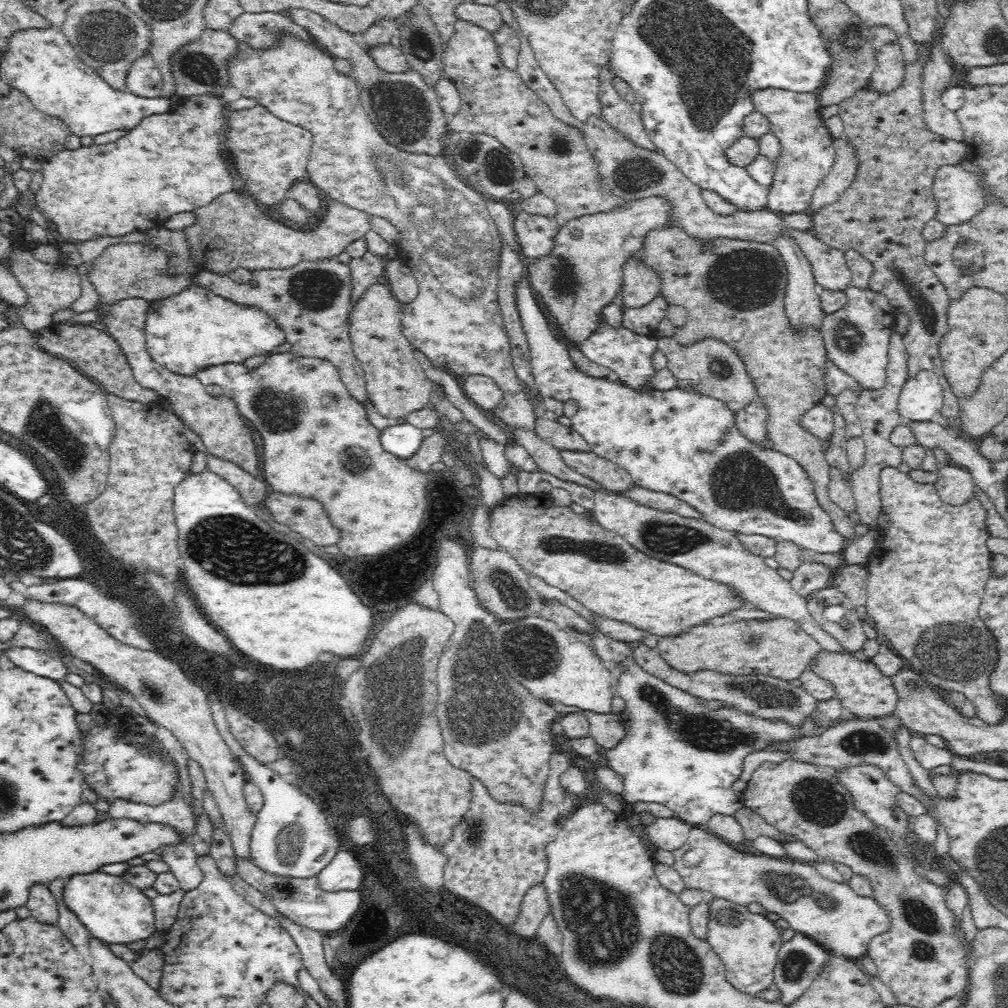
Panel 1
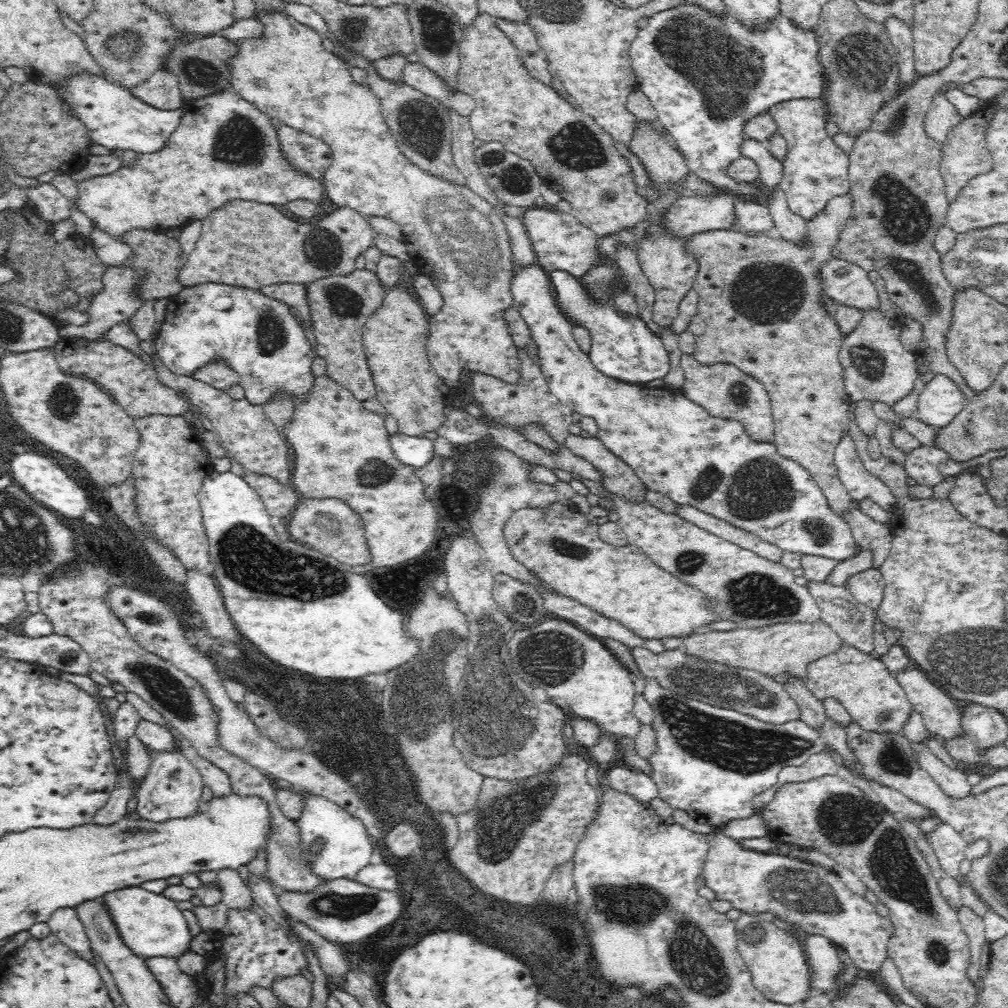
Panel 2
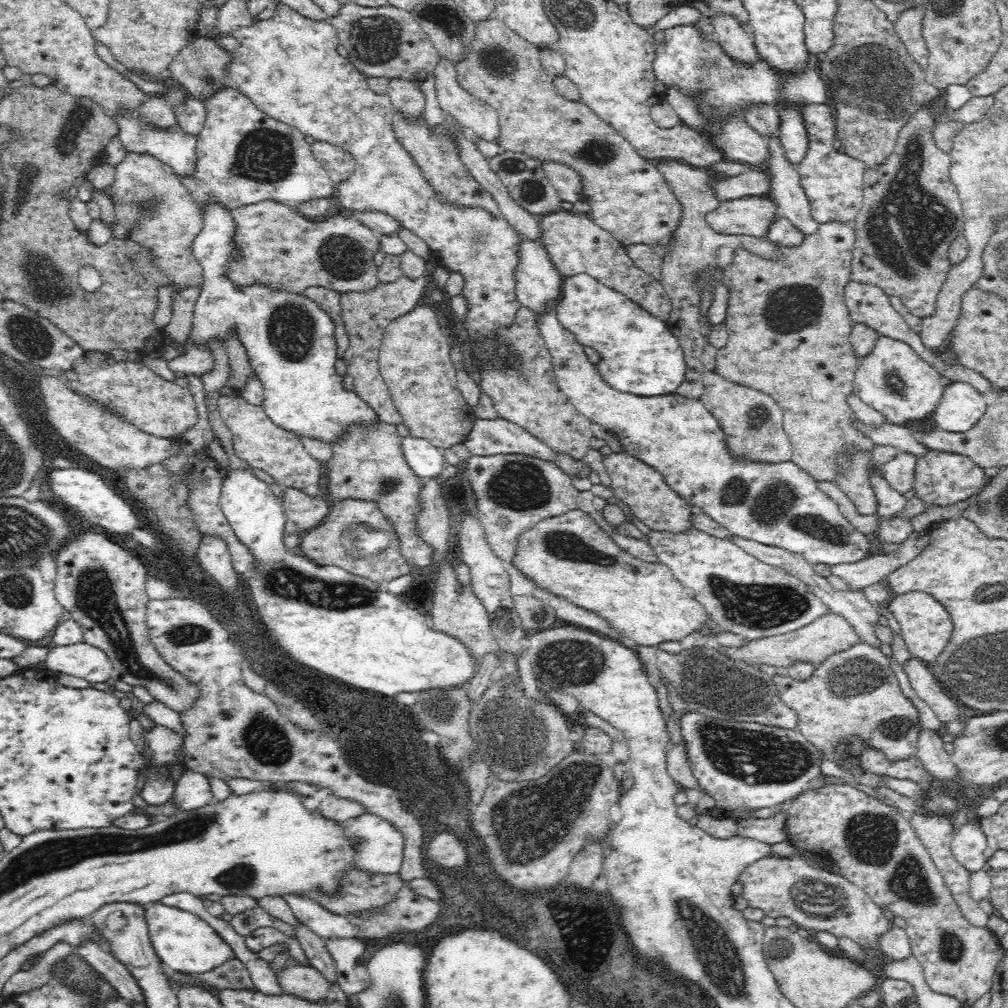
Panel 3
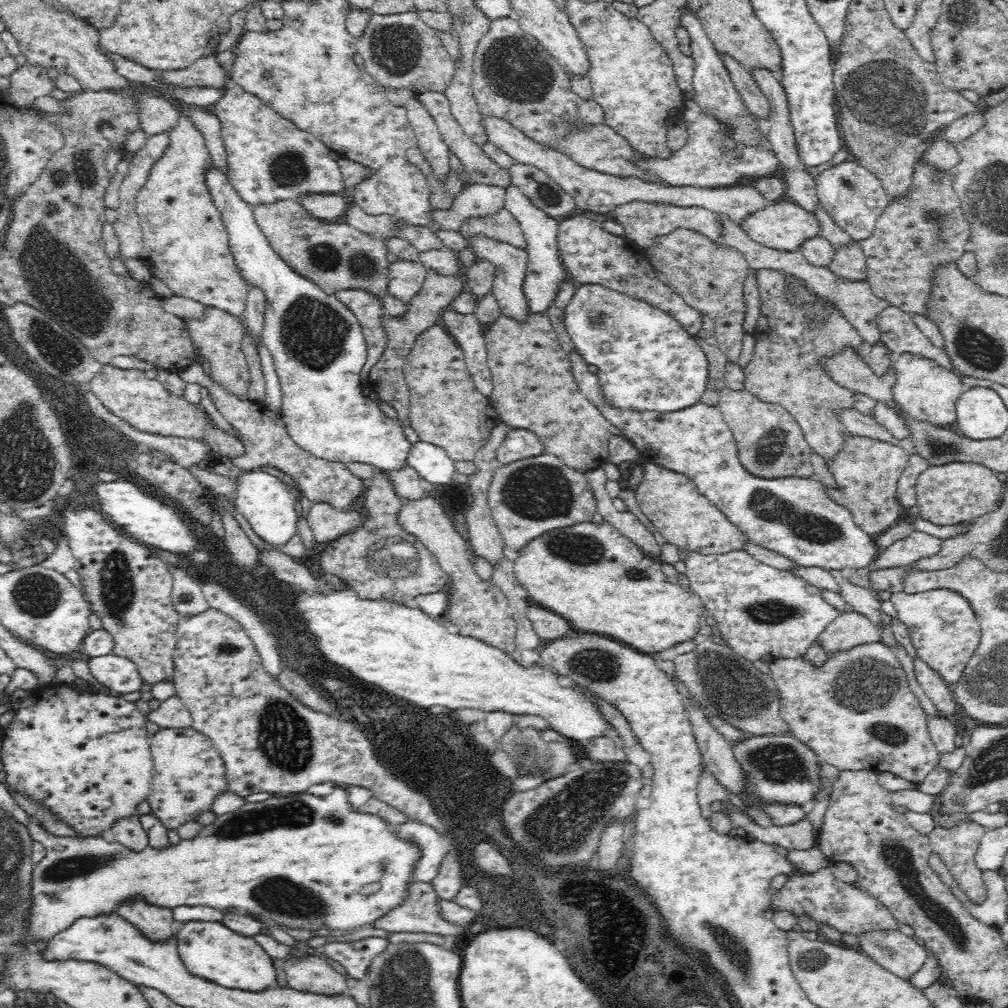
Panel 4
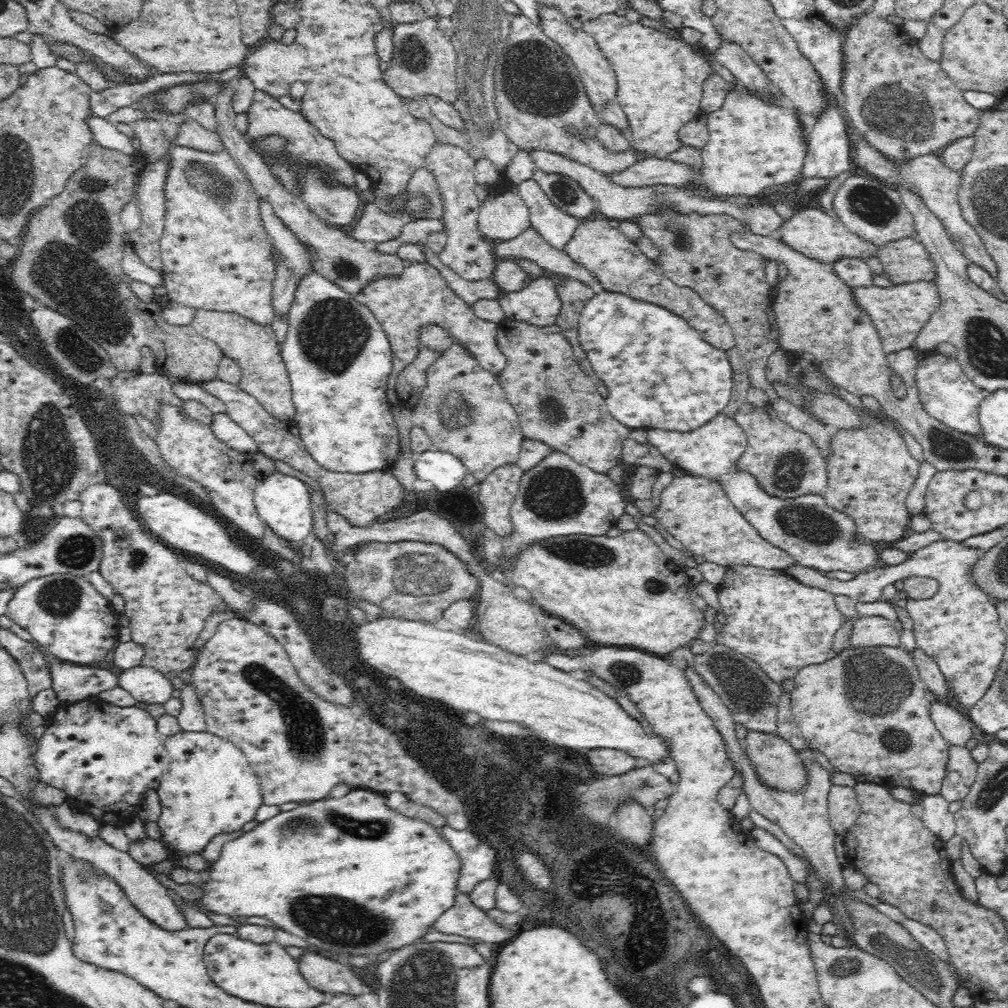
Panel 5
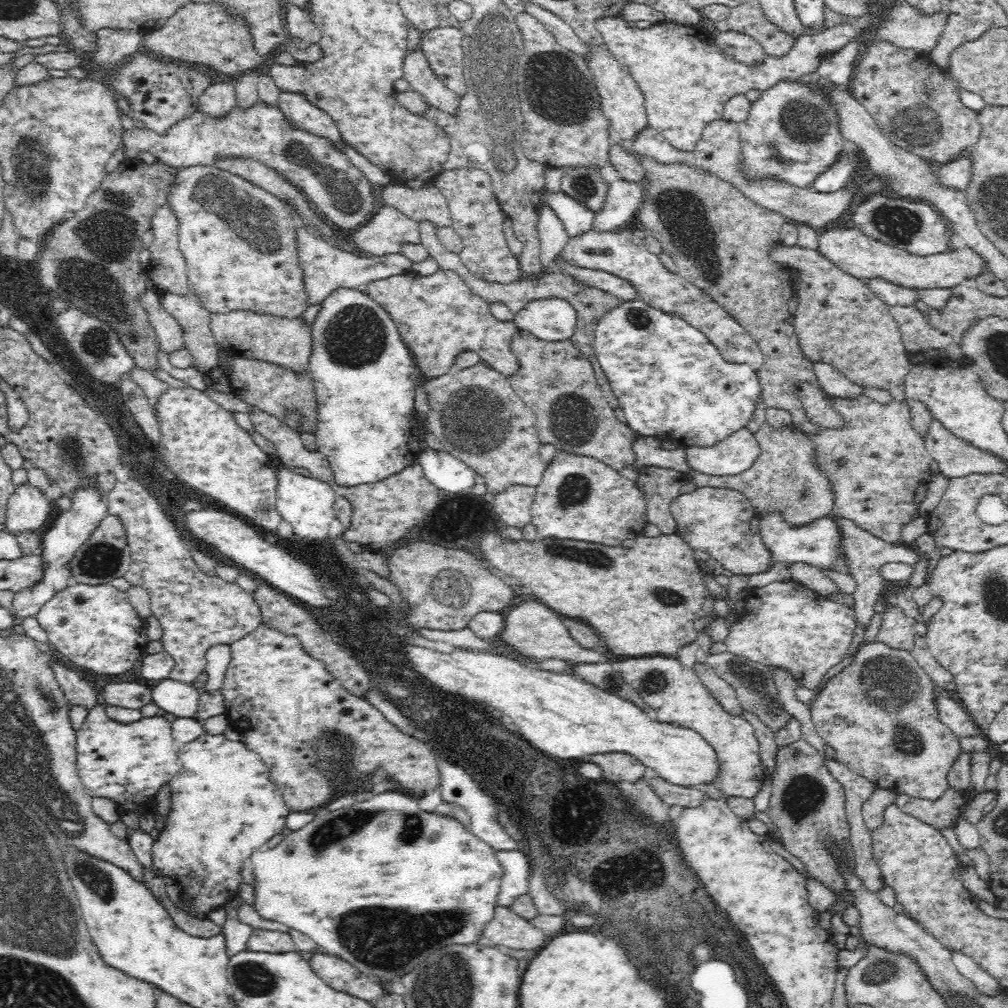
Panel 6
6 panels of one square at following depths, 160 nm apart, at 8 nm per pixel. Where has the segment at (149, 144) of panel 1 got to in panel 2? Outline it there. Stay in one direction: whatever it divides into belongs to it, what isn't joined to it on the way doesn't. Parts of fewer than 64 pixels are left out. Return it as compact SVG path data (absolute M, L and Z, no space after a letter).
M230 89L219 92L218 94L199 97L196 103L192 103L188 107L185 107L180 120L180 124L176 125L169 132L165 141L155 151L141 153L135 152L132 162L127 165L126 163L121 163L120 168L118 168L118 170L114 170L114 172L110 172L110 174L102 174L102 176L98 176L98 174L96 174L96 176L88 176L88 178L84 178L84 180L78 180L78 182L76 182L76 198L74 198L74 200L67 200L70 210L78 210L78 212L82 212L82 214L84 214L84 216L86 216L86 218L94 224L94 228L113 236L114 239L117 239L123 234L126 234L126 232L134 229L164 231L166 229L182 228L190 222L206 218L210 212L221 208L224 204L236 199L262 202L264 204L271 205L288 204L288 202L298 199L316 204L321 203L322 195L325 194L325 187L322 185L321 180L298 174L297 170L291 170L289 165L286 165L285 161L276 157L276 154L279 154L279 152L277 152L277 148L279 146L273 127L274 120L264 114L261 110L258 110L252 103L240 98L238 94Z

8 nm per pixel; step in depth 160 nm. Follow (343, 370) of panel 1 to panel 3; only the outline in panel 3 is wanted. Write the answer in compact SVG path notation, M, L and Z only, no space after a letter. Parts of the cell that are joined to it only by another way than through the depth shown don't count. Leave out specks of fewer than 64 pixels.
M400 276L393 281L378 282L369 289L349 290L337 293L340 308L340 321L345 328L347 343L340 350L342 364L346 366L346 374L352 378L354 394L375 412L378 419L398 425L403 422L400 413L394 408L388 387L383 383L376 366L376 340L380 338L383 328L390 320L410 312L412 307L423 299L428 291L428 276L417 279Z

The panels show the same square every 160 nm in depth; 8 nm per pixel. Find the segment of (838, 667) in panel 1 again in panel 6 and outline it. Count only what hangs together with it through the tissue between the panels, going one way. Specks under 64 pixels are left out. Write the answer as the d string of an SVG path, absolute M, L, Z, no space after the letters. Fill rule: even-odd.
M868 641L860 645L854 662L844 668L844 672L838 674L832 682L828 682L828 686L824 686L822 694L812 702L814 708L810 710L810 714L825 744L830 744L836 750L836 760L864 780L896 794L905 793L921 800L940 800L948 790L947 774L963 748L954 732L940 721L934 694L936 692L931 678L918 665L911 651ZM880 716L888 718L886 724L894 726L886 728L884 722L880 722L878 726Z

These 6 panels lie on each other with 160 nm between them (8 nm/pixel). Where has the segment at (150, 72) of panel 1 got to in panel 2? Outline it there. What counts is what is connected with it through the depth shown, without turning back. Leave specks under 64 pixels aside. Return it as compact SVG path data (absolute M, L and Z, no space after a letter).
M167 66L154 69L129 90L140 100L162 109L174 109L186 103L181 96L177 74L174 74L174 71Z

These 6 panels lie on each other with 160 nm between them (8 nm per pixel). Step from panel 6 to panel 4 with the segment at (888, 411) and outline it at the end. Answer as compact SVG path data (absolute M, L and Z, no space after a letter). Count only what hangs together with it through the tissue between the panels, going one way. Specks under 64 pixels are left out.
M847 434L845 444L839 451L827 464L827 468L840 488L828 488L829 495L838 504L850 509L853 521L876 538L876 534L890 527L905 513L905 508L897 501L895 484L908 462L909 455L890 442L850 434Z

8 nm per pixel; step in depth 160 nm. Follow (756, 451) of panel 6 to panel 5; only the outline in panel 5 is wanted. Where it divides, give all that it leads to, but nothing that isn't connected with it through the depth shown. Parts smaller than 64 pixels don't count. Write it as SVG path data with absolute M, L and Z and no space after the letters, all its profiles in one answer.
M716 415L693 431L667 431L647 427L649 443L658 448L668 461L689 474L717 481L738 512L771 545L792 555L804 567L821 572L873 571L879 561L879 546L857 534L849 515L826 504L822 495L796 495L794 499L769 496L758 484L757 478L740 470L738 460L750 442L744 429L731 417Z

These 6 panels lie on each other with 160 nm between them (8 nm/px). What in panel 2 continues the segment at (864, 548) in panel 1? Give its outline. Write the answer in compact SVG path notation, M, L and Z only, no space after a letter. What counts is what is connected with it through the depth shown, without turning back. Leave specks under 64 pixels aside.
M849 192L846 194L838 194L838 196L832 196L828 198L824 210L817 216L814 216L812 220L808 222L807 237L810 244L806 246L796 246L792 243L788 244L782 239L778 239L772 234L762 234L759 236L747 234L747 232L730 231L728 229L714 229L711 231L704 231L694 234L694 236L687 237L684 240L684 246L682 249L688 253L688 257L694 257L696 268L694 278L691 280L691 290L697 294L697 301L695 306L698 307L698 315L704 318L704 330L702 334L698 334L694 338L694 350L692 350L692 356L702 364L712 364L718 361L726 361L726 363L732 363L736 367L744 370L748 375L756 378L758 382L764 385L766 392L769 396L771 417L773 420L773 445L776 447L777 452L785 458L793 459L798 462L798 465L802 465L814 479L814 482L821 488L824 496L827 500L827 505L832 509L835 515L844 517L844 514L849 511L849 502L851 496L844 488L841 480L837 477L836 467L834 466L834 457L832 457L833 446L838 438L837 429L842 431L850 431L850 413L847 413L847 406L849 396L847 395L844 381L843 381L843 366L837 357L839 349L841 332L838 329L838 325L834 321L834 318L830 313L826 313L817 298L822 293L821 278L819 278L819 266L826 260L832 258L832 252L830 248L838 242L838 233L843 223L850 218L850 208L853 206L853 198L850 198Z

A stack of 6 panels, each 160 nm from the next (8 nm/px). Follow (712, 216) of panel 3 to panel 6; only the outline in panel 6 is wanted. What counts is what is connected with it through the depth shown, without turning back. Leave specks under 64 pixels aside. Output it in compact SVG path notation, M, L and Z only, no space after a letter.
M849 224L844 228L830 227L818 233L820 253L848 274L862 280L882 278L892 284L914 290L952 288L991 271L987 266L987 261L969 247L952 251L950 254L915 256L869 238L859 228L854 228Z

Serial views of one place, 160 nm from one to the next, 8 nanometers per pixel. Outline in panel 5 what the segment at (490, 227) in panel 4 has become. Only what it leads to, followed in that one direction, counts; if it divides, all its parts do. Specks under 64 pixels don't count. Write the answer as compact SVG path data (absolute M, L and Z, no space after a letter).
M533 228L518 236L516 240L493 240L492 243L496 257L509 257L518 259L530 259L544 271L549 270L556 274L562 274L568 278L574 278L586 283L594 292L603 293L605 288L585 266L572 260L564 250L556 249L546 239L540 236Z

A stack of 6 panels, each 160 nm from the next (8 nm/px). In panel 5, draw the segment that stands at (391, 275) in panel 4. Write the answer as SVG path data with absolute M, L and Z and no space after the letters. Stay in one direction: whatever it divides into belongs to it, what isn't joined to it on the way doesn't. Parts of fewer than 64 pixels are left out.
M427 262L413 263L398 276L377 277L370 281L355 297L360 304L370 308L371 313L375 315L390 341L394 374L388 378L386 393L393 406L401 408L406 406L405 402L402 402L398 396L398 376L404 372L410 363L415 361L414 358L417 359L421 348L424 347L419 333L419 330L424 327L438 326L443 328L456 342L467 349L480 366L496 375L506 366L507 357L497 346L500 324L478 318L471 305L464 302L456 294L456 291L452 290L442 273Z

